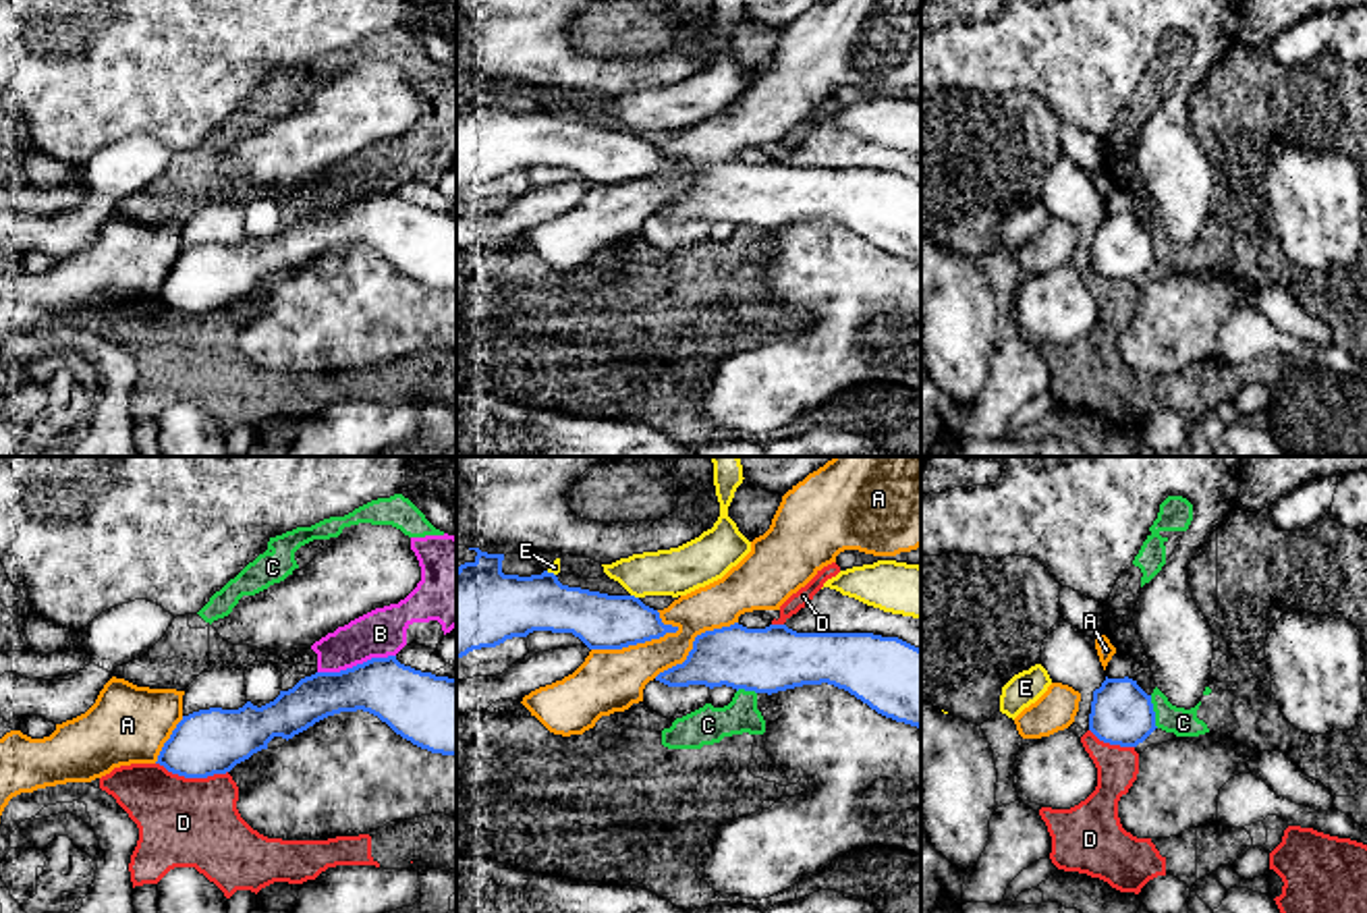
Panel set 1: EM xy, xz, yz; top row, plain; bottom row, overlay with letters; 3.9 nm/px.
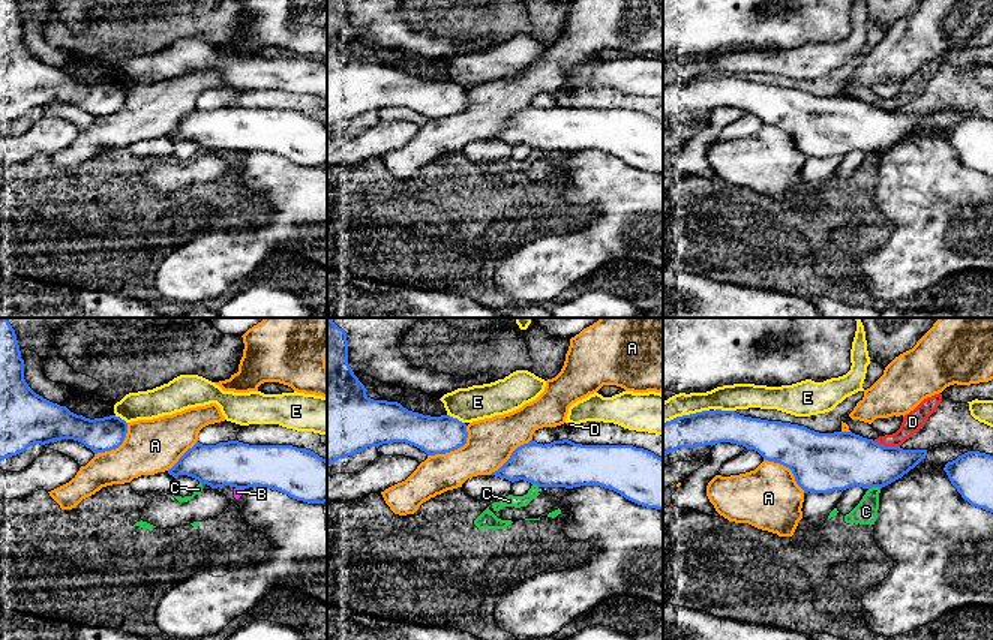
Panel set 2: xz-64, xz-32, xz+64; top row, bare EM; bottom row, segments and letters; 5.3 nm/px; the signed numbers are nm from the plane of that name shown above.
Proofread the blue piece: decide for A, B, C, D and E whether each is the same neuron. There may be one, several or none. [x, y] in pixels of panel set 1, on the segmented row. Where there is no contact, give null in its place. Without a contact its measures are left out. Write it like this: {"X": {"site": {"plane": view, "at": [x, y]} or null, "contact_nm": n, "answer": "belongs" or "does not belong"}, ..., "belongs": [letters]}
{"A": {"site": {"plane": "xz", "at": [635, 644]}, "contact_nm": 360, "answer": "does not belong"}, "B": {"site": {"plane": "xy", "at": [357, 665]}, "contact_nm": 320, "answer": "does not belong"}, "C": {"site": {"plane": "yz", "at": [1154, 712]}, "contact_nm": 130, "answer": "does not belong"}, "D": {"site": {"plane": "xy", "at": [191, 777]}, "contact_nm": 280, "answer": "does not belong"}, "E": {"site": {"plane": "xz", "at": [633, 596]}, "contact_nm": 40, "answer": "does not belong"}, "belongs": []}

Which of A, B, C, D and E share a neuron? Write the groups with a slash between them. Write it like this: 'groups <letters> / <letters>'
groups A / B C / D / E

